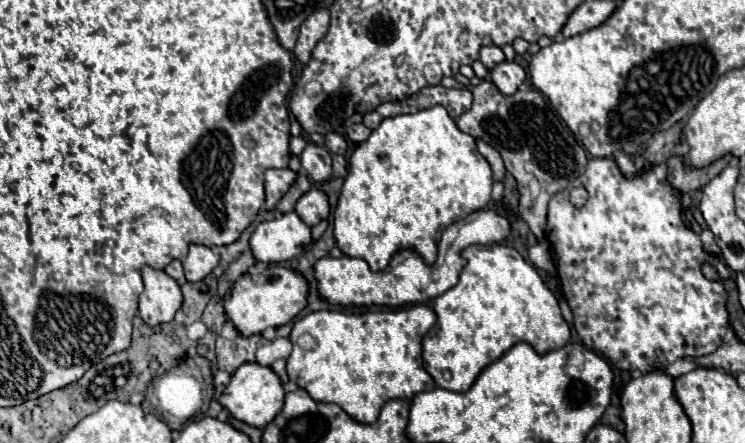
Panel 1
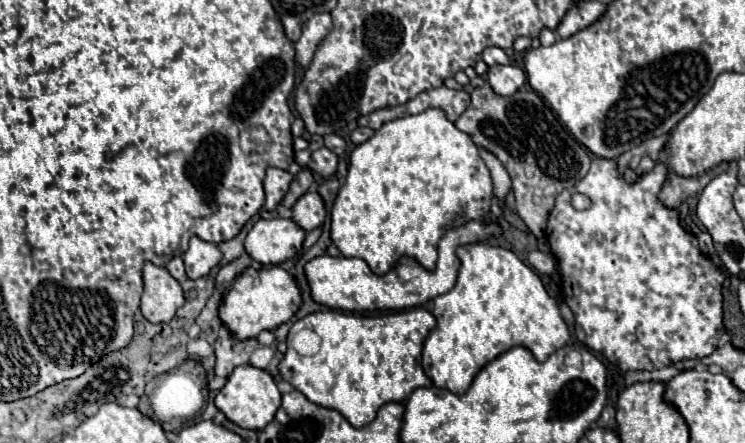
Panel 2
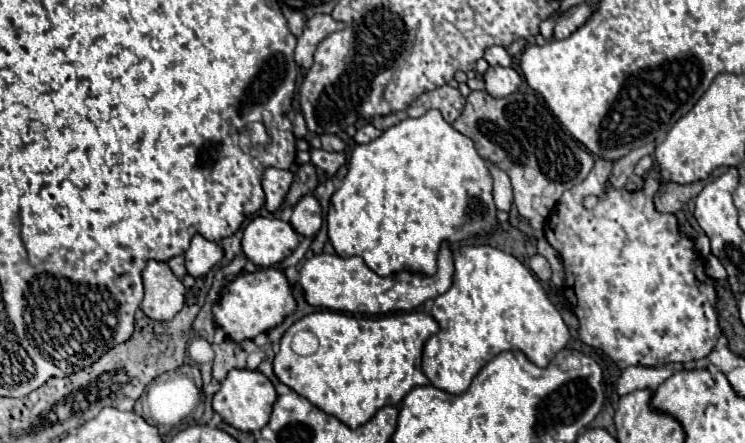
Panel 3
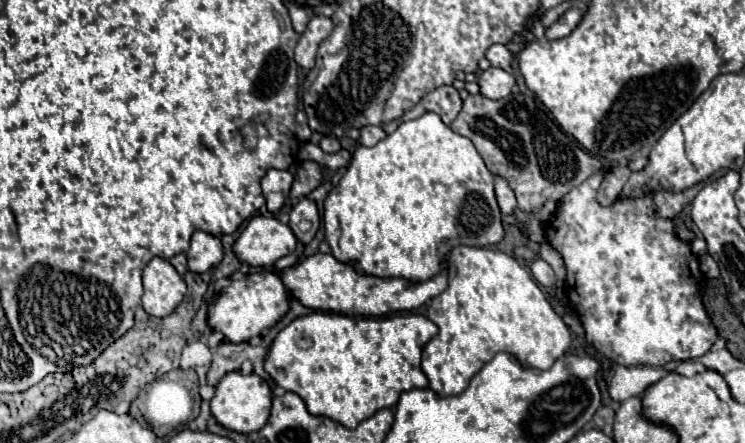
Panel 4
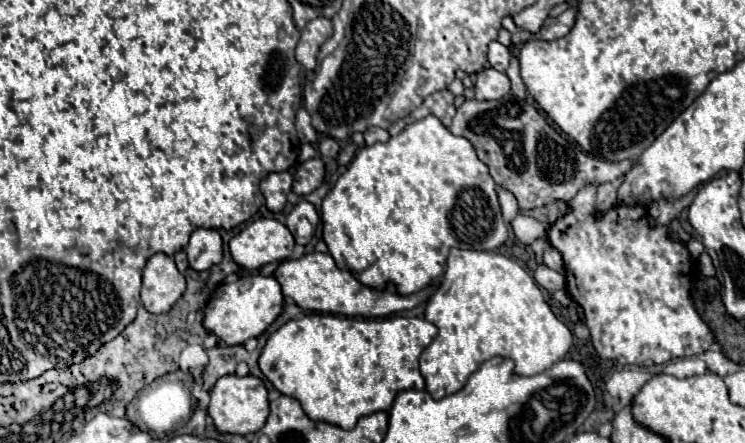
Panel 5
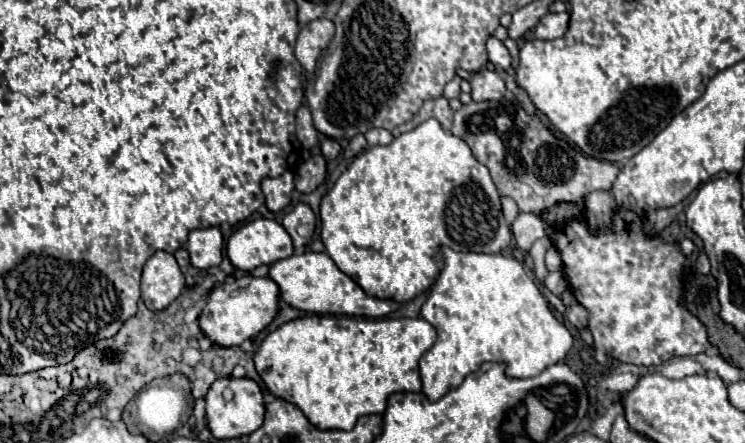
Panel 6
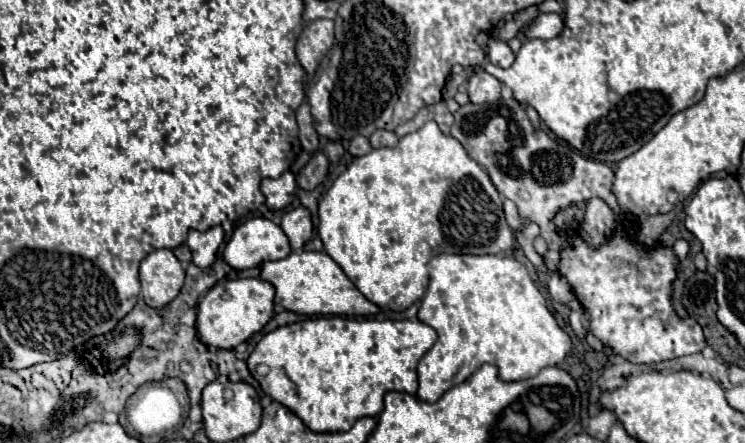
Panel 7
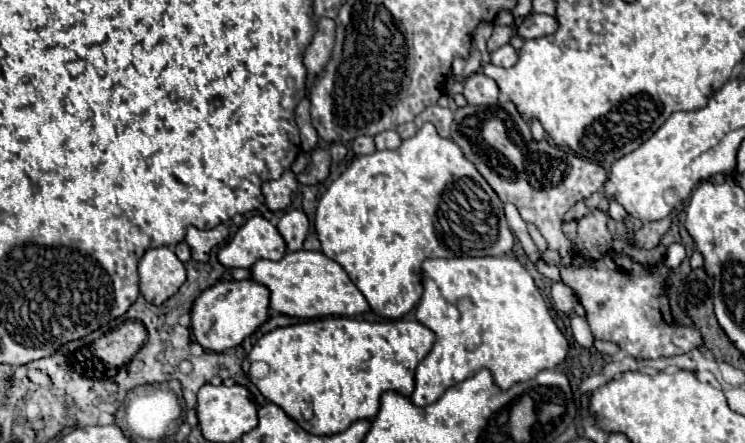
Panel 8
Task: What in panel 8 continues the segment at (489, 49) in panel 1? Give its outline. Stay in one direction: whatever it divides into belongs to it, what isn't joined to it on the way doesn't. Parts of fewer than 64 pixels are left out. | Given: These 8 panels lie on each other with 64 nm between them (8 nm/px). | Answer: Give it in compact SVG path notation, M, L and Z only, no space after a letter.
M510 44L500 46L496 52L490 54L490 62L492 62L494 66L502 66L502 68L514 66L516 60L518 60L518 54L516 54L516 50L514 50Z

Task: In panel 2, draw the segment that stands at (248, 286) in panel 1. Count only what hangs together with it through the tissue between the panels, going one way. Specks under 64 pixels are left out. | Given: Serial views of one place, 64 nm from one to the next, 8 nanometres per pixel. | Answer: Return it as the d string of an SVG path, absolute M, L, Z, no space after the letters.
M266 266L256 276L240 274L224 296L218 312L222 322L230 328L230 332L238 340L256 338L262 330L274 330L280 324L288 322L298 308L302 306L302 292L292 274L288 274L282 266Z

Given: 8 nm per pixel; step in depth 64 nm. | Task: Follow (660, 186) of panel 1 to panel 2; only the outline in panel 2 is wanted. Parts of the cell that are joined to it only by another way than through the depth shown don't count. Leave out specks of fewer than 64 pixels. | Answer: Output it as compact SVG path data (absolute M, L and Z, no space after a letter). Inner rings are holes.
M592 158L588 174L572 190L564 190L556 196L556 204L548 216L546 238L562 270L564 300L576 318L576 338L584 346L602 352L610 364L624 372L650 372L668 366L670 362L676 364L688 358L704 358L716 350L718 340L724 334L724 270L700 252L694 234L684 232L678 220L678 210L664 208L664 204L656 200L666 174L666 164L658 162L650 172L628 184L620 176L616 160ZM574 190L590 196L592 206L588 210L572 208L570 196Z

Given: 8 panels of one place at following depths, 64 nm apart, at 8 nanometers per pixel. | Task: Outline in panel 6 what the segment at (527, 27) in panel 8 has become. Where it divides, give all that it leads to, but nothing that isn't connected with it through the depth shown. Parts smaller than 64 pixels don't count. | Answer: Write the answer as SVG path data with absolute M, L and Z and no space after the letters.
M562 12L562 14L546 14L538 22L538 28L534 30L534 36L540 38L540 40L560 38L568 30L568 24L570 24L570 14L568 12Z

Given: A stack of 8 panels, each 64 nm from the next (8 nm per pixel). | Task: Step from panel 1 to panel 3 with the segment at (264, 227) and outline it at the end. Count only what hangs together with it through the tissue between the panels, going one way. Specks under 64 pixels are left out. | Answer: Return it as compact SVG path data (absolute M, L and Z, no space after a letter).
M254 218L242 238L242 252L256 266L276 266L288 258L300 242L298 232L280 218Z

